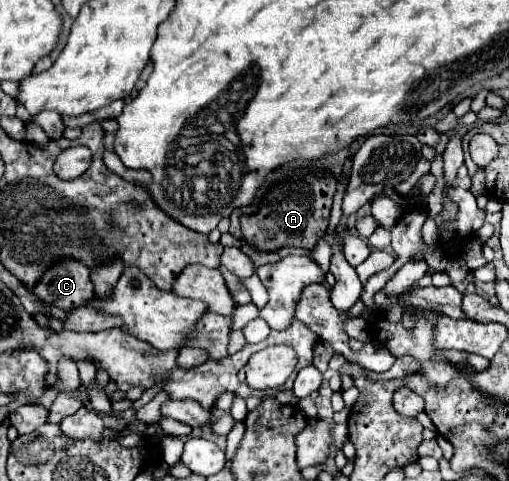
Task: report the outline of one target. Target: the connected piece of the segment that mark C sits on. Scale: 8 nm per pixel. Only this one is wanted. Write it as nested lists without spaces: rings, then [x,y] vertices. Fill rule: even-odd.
[[[60,261],[60,265],[52,265],[52,269],[44,273],[32,293],[50,307],[72,311],[92,301],[94,287],[90,271],[80,265],[80,261]]]

